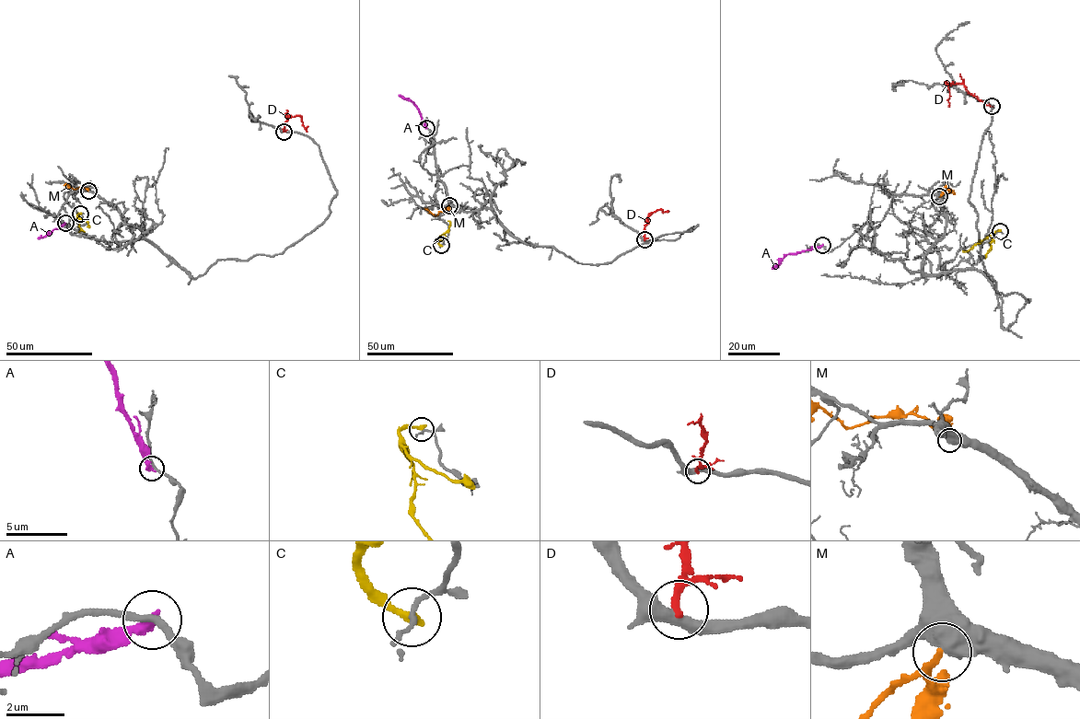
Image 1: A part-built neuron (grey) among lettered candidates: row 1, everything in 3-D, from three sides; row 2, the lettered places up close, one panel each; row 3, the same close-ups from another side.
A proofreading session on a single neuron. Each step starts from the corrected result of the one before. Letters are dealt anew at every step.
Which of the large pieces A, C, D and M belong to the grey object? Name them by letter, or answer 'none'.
none

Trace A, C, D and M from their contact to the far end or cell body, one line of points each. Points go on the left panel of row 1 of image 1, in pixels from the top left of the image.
A: (65, 223), (38, 238)
C: (80, 214), (77, 216), (87, 223), (87, 226)
D: (284, 132), (288, 119), (285, 117), (296, 116), (301, 117), (307, 132)
M: (88, 191), (84, 187), (74, 189), (63, 185)

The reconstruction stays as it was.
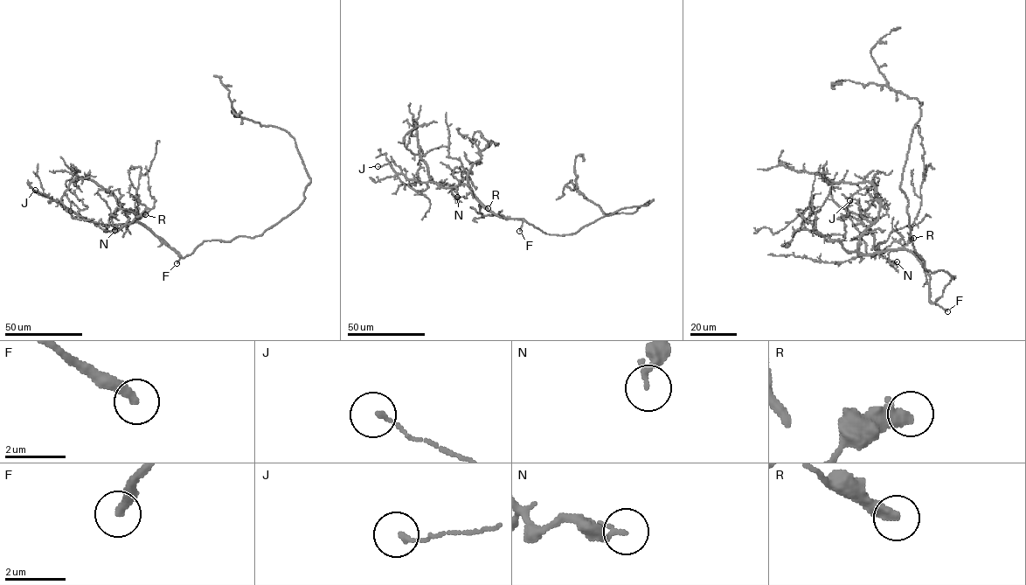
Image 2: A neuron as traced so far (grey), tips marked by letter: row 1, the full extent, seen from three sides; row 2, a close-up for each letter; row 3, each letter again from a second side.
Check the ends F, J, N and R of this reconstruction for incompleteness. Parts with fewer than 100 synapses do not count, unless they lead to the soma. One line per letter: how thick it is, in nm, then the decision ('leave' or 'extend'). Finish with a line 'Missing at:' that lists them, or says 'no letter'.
F: 320 nm thick; extend
J: 160 nm thick; leave
N: 200 nm thick; leave
R: 440 nm thick; leave
Missing at: F

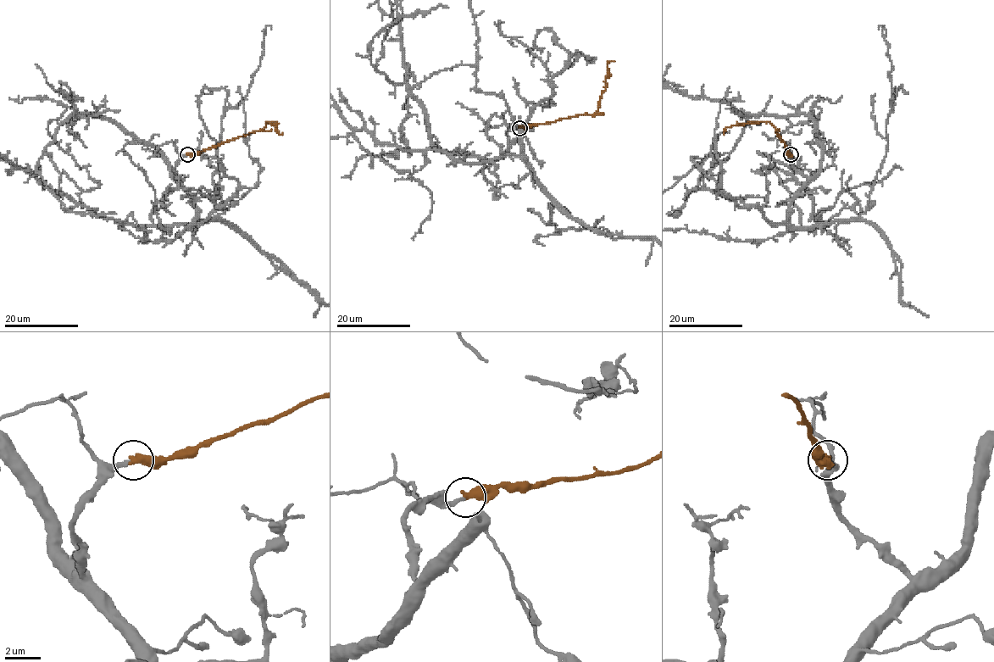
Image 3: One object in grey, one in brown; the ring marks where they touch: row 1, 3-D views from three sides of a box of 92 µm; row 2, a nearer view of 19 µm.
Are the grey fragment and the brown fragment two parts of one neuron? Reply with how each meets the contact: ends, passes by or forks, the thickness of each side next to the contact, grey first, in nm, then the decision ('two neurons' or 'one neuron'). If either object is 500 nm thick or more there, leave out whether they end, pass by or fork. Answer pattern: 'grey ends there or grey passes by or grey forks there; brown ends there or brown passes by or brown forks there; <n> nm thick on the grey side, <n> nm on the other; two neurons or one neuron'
grey ends there; brown ends there; 240 nm thick on the grey side, 480 nm on the other; one neuron

